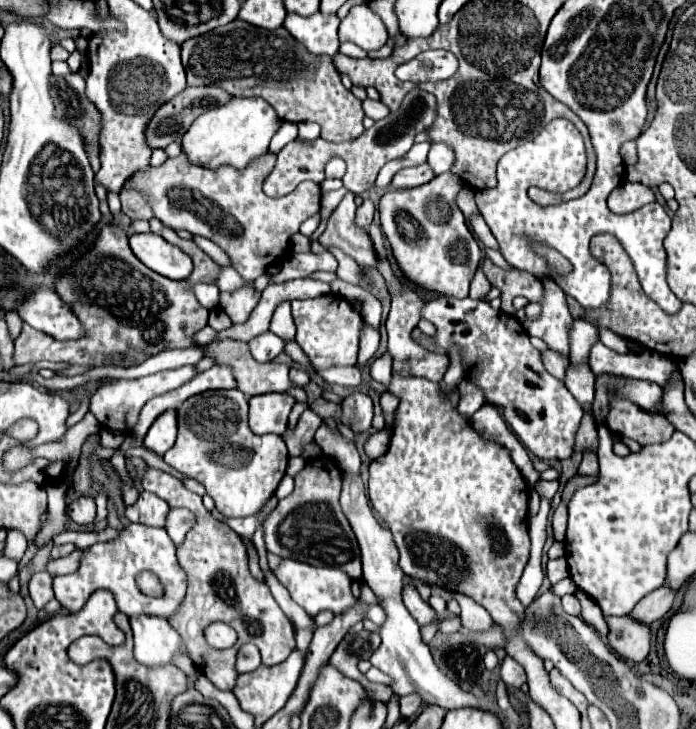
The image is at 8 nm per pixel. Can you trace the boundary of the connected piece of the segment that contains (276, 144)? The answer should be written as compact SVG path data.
M284 121L284 123L282 123L282 127L278 129L278 133L274 135L272 143L270 143L270 151L272 151L272 153L278 153L286 143L294 141L296 137L298 137L298 127L296 127L294 123Z

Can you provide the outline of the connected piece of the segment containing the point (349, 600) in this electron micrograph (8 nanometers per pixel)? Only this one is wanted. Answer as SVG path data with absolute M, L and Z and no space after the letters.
M282 559L278 569L274 569L272 573L290 591L292 599L310 617L316 617L320 611L332 611L334 615L340 615L340 613L352 609L354 605L358 605L358 599L354 599L354 595L350 591L352 577L346 575L342 569L336 569L336 567L314 567L314 565L308 565L308 563L294 561L294 559Z

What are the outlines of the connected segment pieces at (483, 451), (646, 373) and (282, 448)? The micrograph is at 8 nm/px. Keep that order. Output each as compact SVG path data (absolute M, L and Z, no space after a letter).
M392 375L388 391L400 397L400 405L396 409L390 447L370 465L368 495L372 507L394 535L394 543L400 551L400 569L404 575L420 579L430 587L468 595L482 605L498 625L506 627L506 631L514 631L514 627L518 627L518 615L524 611L524 605L516 597L516 585L530 557L526 525L528 493L522 473L504 447L484 441L456 411L458 391L454 393L454 407L442 403L438 383L426 379L402 379Z
M596 341L590 349L590 369L594 375L610 373L630 379L646 379L658 383L660 387L668 385L672 373L678 371L678 363L666 355L644 349L642 353L620 355L608 349L602 341Z
M220 389L220 391L204 391L204 393L198 393L198 395L190 397L190 399L186 399L186 401L180 405L180 409L178 409L178 439L176 439L174 447L166 451L164 461L166 461L170 467L174 467L176 471L180 471L180 473L184 473L184 475L188 475L188 477L200 481L200 483L206 487L208 495L214 499L216 509L218 509L224 517L248 517L248 515L258 513L260 507L274 495L274 491L276 491L280 479L286 475L288 451L286 451L286 445L284 445L284 439L282 439L282 437L278 437L278 435L254 435L254 433L250 431L250 427L248 427L248 397L246 397L242 391L238 391L238 389Z

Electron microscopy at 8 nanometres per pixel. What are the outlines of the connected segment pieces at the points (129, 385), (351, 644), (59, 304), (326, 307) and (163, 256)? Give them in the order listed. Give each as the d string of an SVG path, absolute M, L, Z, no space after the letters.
M184 365L184 367L172 369L172 371L160 371L160 373L148 375L148 377L140 377L140 379L112 379L112 381L106 381L92 395L92 399L90 399L90 411L100 421L102 427L116 429L116 431L122 431L122 433L130 433L132 427L134 427L134 423L136 423L136 419L138 419L140 409L144 407L144 403L148 399L152 399L156 395L162 395L166 391L178 389L178 387L182 387L184 383L188 383L196 375L198 375L196 365Z
M362 631L356 637L346 635L346 639L336 647L332 653L330 665L336 667L342 675L356 679L358 673L358 661L360 659L370 659L370 655L380 647L380 637L378 633L368 633Z
M46 287L34 289L34 295L30 295L30 303L22 307L20 317L30 327L44 331L58 341L82 339L86 335L86 329L74 315L72 307Z
M328 293L316 299L304 299L292 303L292 317L296 323L296 343L312 361L314 369L330 365L356 365L360 335L364 329L362 315L342 295Z
M138 233L130 237L130 247L134 255L152 271L180 281L190 277L192 273L192 259L178 249L176 245L170 245L160 235L154 233Z

